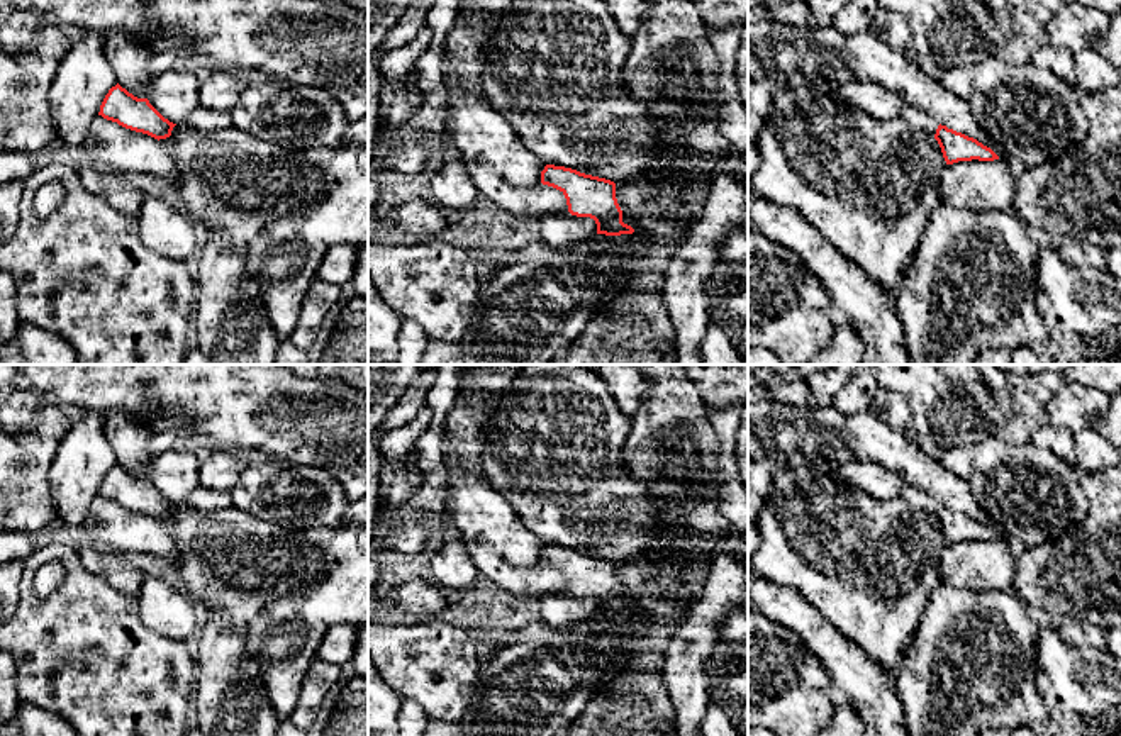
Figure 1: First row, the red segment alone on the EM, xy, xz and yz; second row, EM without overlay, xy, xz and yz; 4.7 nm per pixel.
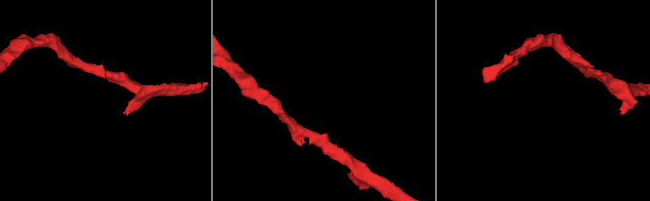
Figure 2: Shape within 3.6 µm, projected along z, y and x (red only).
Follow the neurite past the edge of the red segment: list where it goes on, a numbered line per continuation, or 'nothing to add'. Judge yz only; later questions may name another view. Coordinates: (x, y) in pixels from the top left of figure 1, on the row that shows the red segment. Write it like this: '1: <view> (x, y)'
1: yz (918, 119)

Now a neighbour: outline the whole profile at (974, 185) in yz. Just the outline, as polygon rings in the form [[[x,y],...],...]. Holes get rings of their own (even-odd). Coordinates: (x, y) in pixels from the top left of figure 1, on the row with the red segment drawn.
[[[1002,159],[958,161],[940,173],[940,200],[972,212],[1014,212],[1016,176]]]

